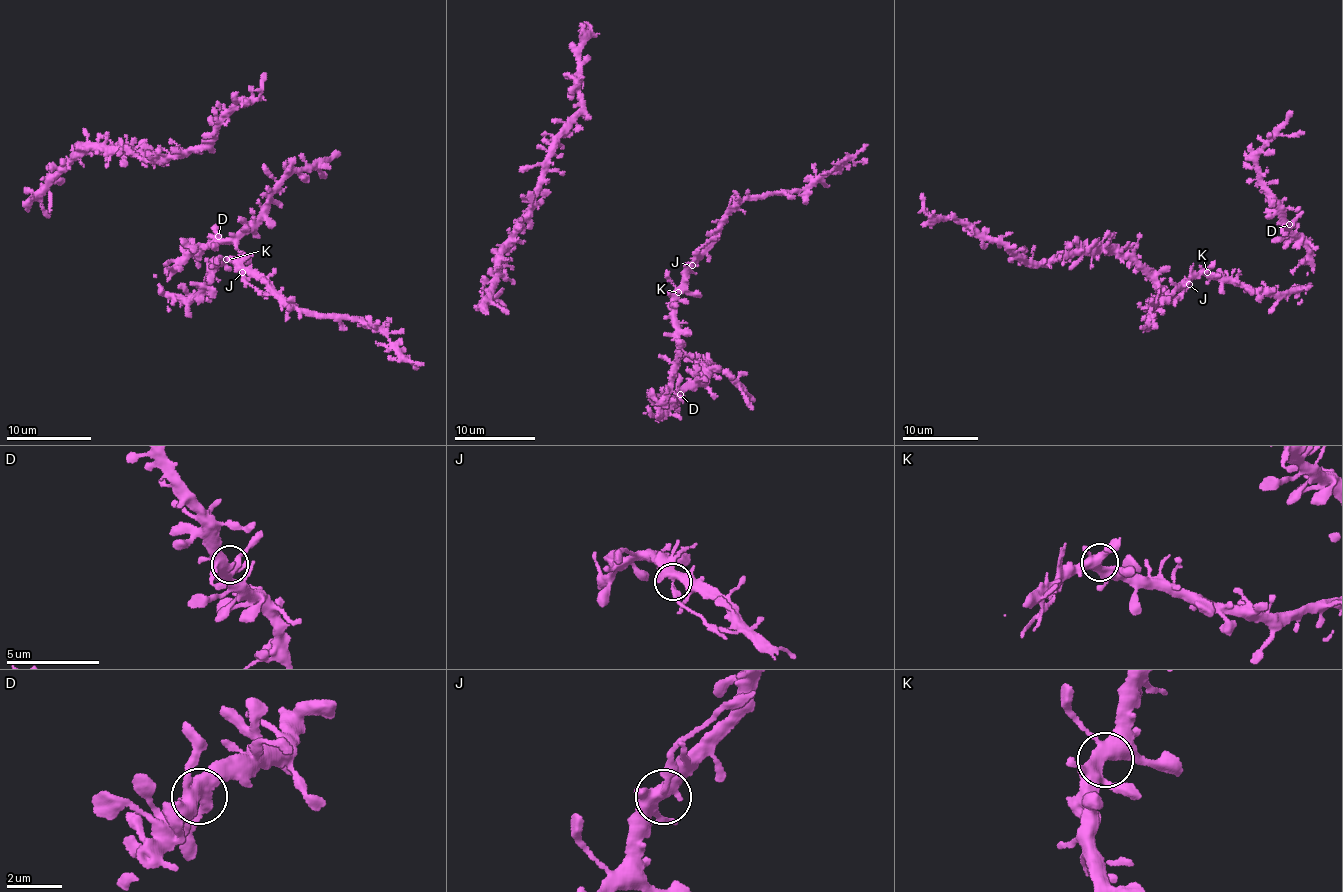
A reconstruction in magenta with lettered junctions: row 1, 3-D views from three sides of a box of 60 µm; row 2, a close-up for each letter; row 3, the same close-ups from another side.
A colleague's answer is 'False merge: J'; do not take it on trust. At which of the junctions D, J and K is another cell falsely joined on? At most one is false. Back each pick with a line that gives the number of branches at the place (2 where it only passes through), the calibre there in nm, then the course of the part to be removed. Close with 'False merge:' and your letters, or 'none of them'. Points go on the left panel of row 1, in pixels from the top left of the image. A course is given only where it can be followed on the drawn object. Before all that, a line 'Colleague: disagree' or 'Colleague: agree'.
Colleague: agree
J: branches 4; calibre 360 nm; course (242, 273), (244, 283), (267, 298)
False merge: J

